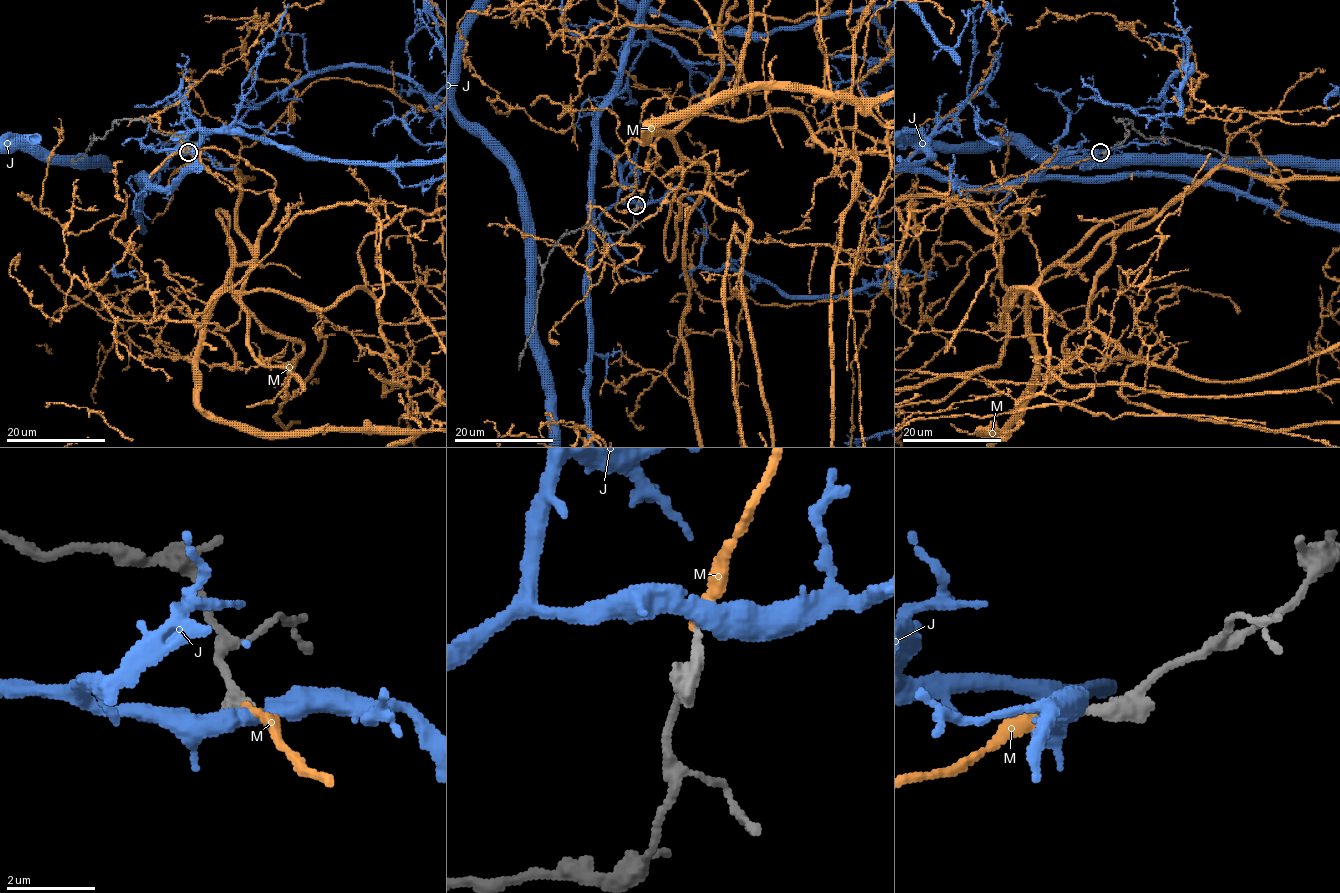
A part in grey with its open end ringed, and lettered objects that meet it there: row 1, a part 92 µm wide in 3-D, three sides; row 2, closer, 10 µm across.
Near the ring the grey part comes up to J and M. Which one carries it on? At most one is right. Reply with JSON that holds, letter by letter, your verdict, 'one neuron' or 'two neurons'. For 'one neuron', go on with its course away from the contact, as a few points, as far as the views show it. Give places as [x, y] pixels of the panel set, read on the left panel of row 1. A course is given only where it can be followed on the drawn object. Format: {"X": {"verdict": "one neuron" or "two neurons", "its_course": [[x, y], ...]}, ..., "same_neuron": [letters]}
{"J": {"verdict": "two neurons"}, "M": {"verdict": "one neuron", "its_course": [[187, 152], [274, 197], [247, 282], [204, 327], [197, 401], [262, 431], [401, 429]]}, "same_neuron": ["M"]}

